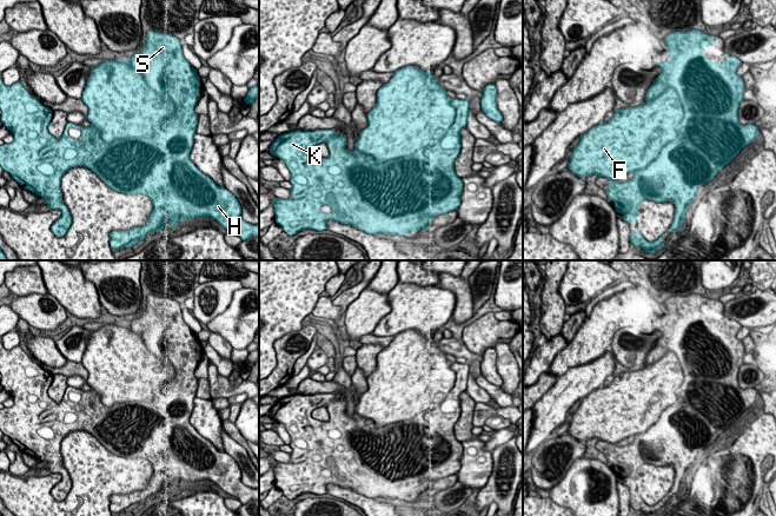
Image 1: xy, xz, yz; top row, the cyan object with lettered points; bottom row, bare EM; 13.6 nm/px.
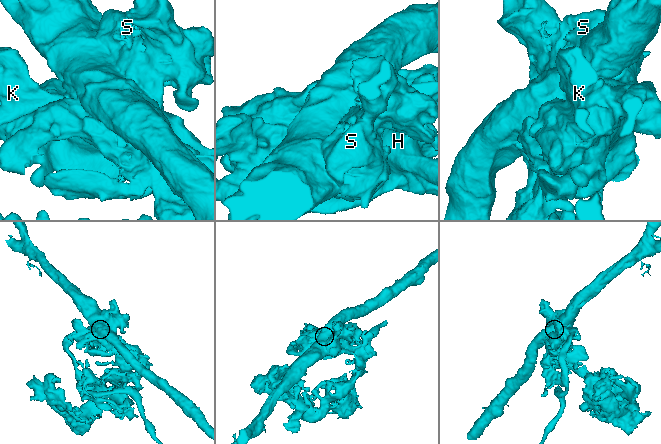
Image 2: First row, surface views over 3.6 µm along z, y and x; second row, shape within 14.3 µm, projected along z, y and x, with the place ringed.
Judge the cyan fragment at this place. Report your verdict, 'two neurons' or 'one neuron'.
two neurons

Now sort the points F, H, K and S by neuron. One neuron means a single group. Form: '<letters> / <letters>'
F / H K S

